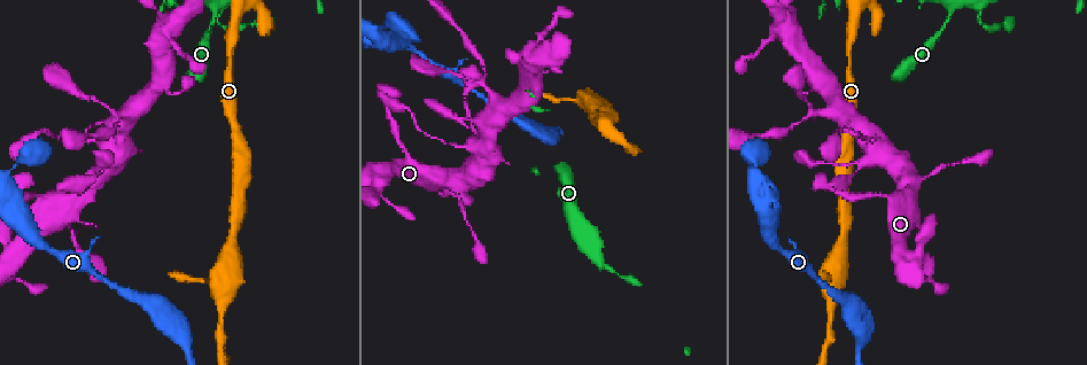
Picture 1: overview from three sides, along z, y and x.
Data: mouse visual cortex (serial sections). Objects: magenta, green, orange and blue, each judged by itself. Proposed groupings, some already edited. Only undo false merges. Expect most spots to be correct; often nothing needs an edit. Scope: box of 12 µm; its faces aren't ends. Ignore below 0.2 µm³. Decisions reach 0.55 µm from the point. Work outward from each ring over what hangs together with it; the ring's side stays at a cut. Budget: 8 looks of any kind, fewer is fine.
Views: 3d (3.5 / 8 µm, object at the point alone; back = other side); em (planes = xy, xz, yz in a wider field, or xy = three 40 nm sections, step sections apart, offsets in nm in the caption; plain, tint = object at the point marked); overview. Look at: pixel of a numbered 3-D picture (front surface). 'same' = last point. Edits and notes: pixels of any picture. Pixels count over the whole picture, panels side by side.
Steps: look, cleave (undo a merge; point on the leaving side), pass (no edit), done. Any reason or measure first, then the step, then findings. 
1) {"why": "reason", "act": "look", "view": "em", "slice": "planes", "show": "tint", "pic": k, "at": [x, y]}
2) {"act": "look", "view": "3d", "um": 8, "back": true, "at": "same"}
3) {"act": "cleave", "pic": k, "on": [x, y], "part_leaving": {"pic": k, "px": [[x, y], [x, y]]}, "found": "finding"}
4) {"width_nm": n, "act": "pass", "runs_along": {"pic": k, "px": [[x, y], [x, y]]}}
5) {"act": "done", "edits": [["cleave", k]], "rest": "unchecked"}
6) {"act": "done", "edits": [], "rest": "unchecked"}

{"why": "sharp bend", "act": "look", "view": "3d", "um": 8, "pic": 1, "at": [213, 18]}

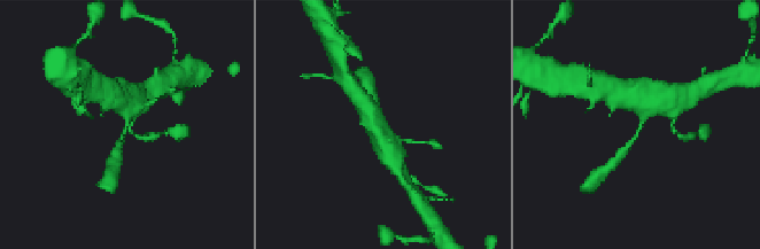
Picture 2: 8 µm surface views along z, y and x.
{"arms": 3, "arm_widths_nm": [200, 450, 500], "act": "look", "view": "em", "slice": "xy", "step": 1, "show": "tint", "pic": 2, "at": [639, 125]}

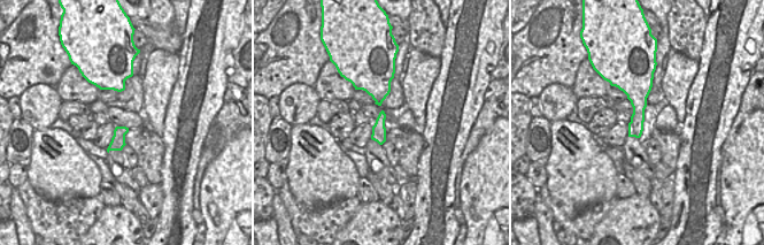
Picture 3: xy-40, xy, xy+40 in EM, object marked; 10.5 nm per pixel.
{"act": "pass", "found": "one cell here"}

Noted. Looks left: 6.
{"why": "sudden change in width", "act": "look", "view": "3d", "um": 3.5, "pic": 1, "at": [811, 113]}

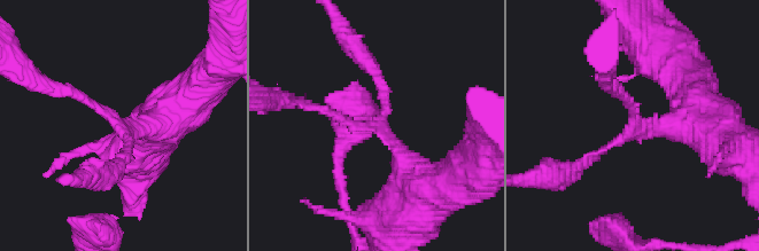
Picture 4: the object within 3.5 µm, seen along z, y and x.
{"why": "shape alone is not enough", "act": "look", "view": "em", "slice": "xy", "step": 3, "show": "tint", "pic": 4, "at": [124, 128]}

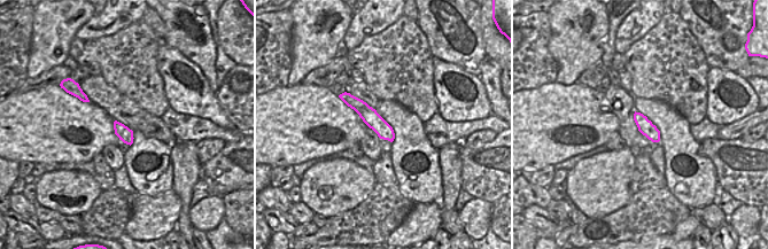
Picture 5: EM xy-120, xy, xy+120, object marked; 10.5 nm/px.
{"act": "look", "view": "em", "slice": "xy", "step": 5, "show": "tint", "at": "same"}

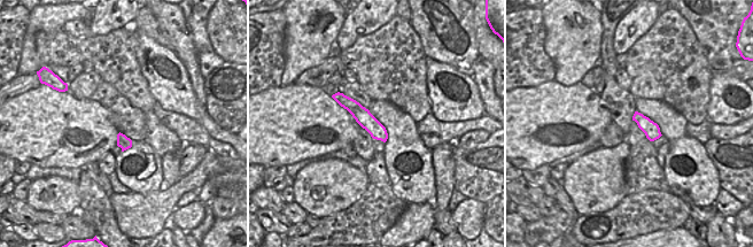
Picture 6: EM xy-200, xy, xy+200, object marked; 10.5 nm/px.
{"act": "pass", "found": "all the same cell"}

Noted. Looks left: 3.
{"why": "thick turns thin", "act": "look", "view": "3d", "um": 3.5, "pic": 1, "at": [89, 140]}

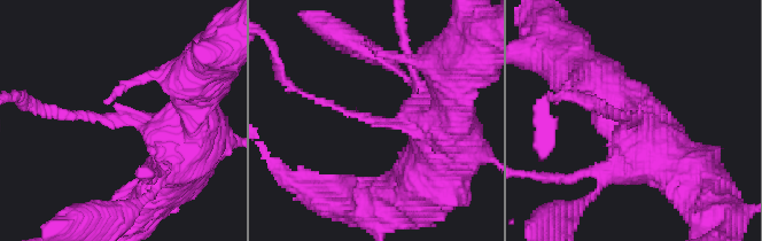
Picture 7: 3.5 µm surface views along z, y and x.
{"arm_widths_nm": [100, 600], "act": "look", "view": "em", "slice": "xy", "step": 2, "show": "tint", "pic": 7, "at": [634, 118]}

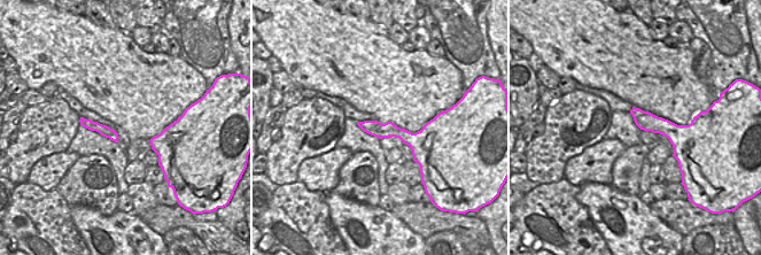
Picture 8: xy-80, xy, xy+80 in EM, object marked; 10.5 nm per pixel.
{"act": "pass", "runs_along": {"pic": 7, "px": [[451, 131], [376, 123], [303, 93]]}, "found": "all the same cell"}

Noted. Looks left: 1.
{"act": "done", "edits": [], "rest": "unchecked"}

